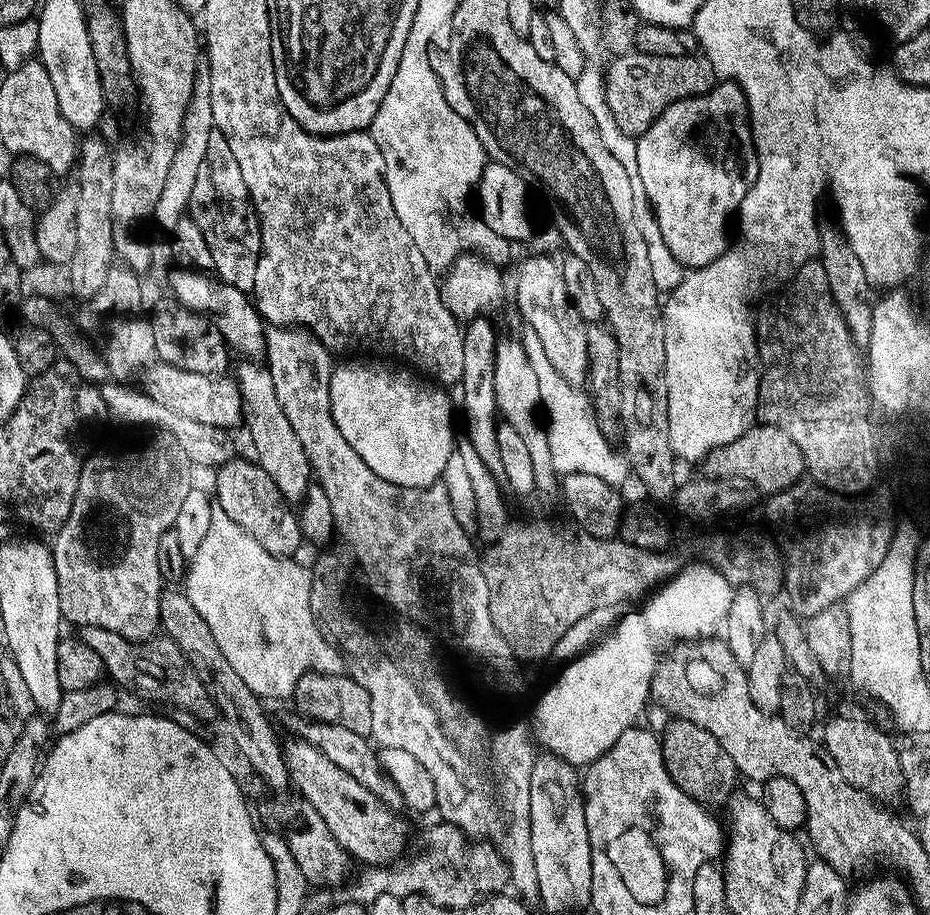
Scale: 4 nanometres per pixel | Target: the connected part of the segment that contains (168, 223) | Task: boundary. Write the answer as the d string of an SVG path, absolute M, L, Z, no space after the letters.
M204 78L197 79L196 91L192 94L192 101L188 103L188 110L184 115L184 131L180 133L180 142L173 162L166 177L166 184L162 189L162 196L154 215L155 222L166 230L173 230L180 219L186 216L190 194L194 194L194 182L198 182L198 170L202 166L202 158L206 158L206 146L210 142L210 134L214 131L211 110L211 86Z

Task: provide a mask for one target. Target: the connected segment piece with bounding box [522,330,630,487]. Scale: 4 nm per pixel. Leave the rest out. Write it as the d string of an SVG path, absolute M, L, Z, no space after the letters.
M530 330L525 331L522 343L526 350L526 358L530 358L530 367L538 377L540 403L547 416L550 454L553 455L557 473L594 474L614 487L622 485L626 476L630 474L628 459L623 453L612 448L613 443L608 441L598 428L591 399L577 385L568 384L566 378L562 378L562 374L558 374L558 370L550 366L550 358L546 358L546 350L542 350L542 342L538 339L538 334Z

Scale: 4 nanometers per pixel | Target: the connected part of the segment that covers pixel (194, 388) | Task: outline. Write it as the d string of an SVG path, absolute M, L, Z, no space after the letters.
M156 362L143 373L143 391L161 406L174 410L191 421L202 422L206 426L221 430L241 427L244 418L244 403L235 379L227 375L202 376L188 370L181 370L163 362Z

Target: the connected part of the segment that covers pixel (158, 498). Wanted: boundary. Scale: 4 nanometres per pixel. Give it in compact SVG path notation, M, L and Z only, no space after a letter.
M168 434L158 436L128 436L121 444L112 444L104 448L100 453L89 455L82 466L82 474L78 478L78 490L74 494L74 506L70 510L70 518L61 526L60 531L55 533L51 541L52 561L58 574L58 602L60 603L60 615L65 621L68 620L75 626L102 626L102 630L110 630L114 634L120 634L122 638L133 642L151 640L161 631L160 626L160 598L162 595L162 581L158 574L158 542L162 534L173 531L176 527L178 509L182 507L182 501L186 494L194 487L192 480L193 469L189 460L183 455L179 446Z

